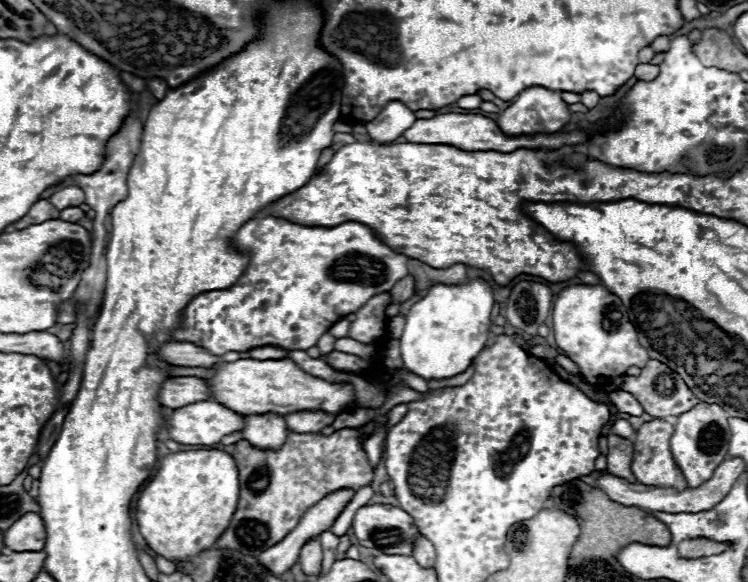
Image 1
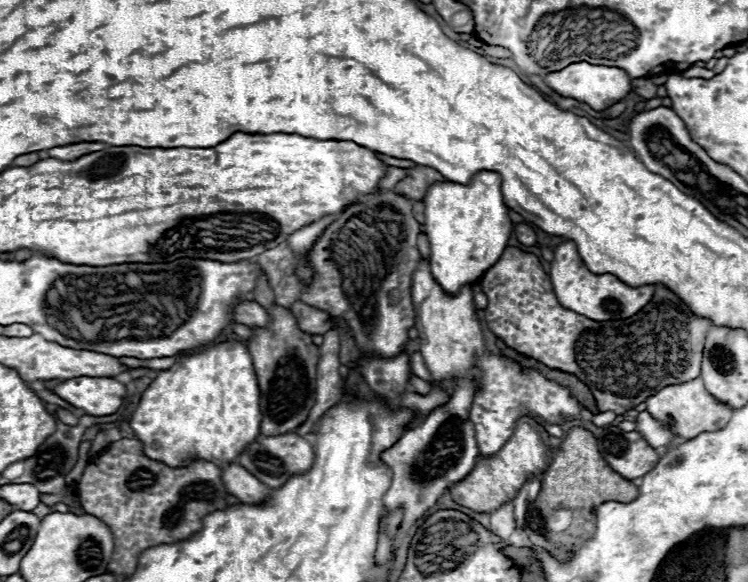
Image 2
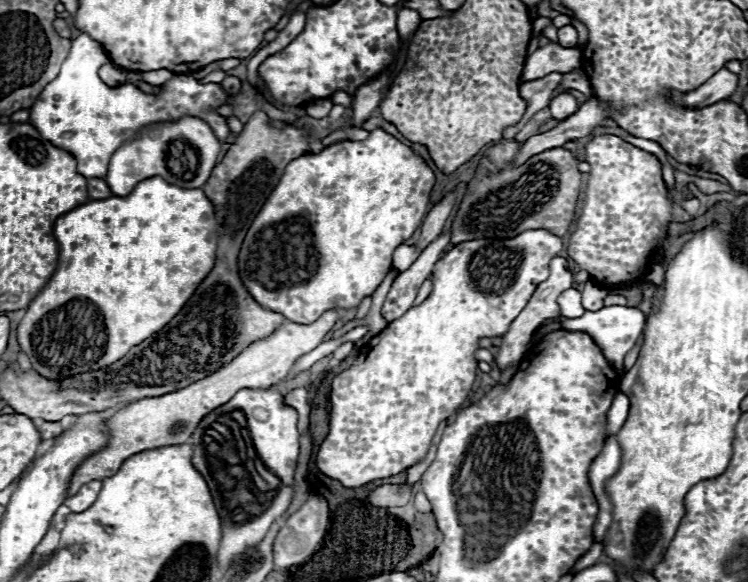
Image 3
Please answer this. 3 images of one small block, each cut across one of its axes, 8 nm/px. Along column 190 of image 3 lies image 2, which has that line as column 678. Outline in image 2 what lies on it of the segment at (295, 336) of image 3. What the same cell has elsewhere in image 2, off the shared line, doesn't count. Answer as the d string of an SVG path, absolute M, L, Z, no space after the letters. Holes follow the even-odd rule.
M698 376L690 382L682 382L682 384L672 384L662 388L660 392L656 392L652 398L646 400L646 410L654 416L660 418L660 422L664 422L666 426L672 426L672 430L676 430L676 434L680 434L680 438L690 440L694 436L698 436L700 432L708 432L708 430L718 430L720 426L724 426L728 422L728 418L732 416L732 410L718 402L704 386L704 380Z

